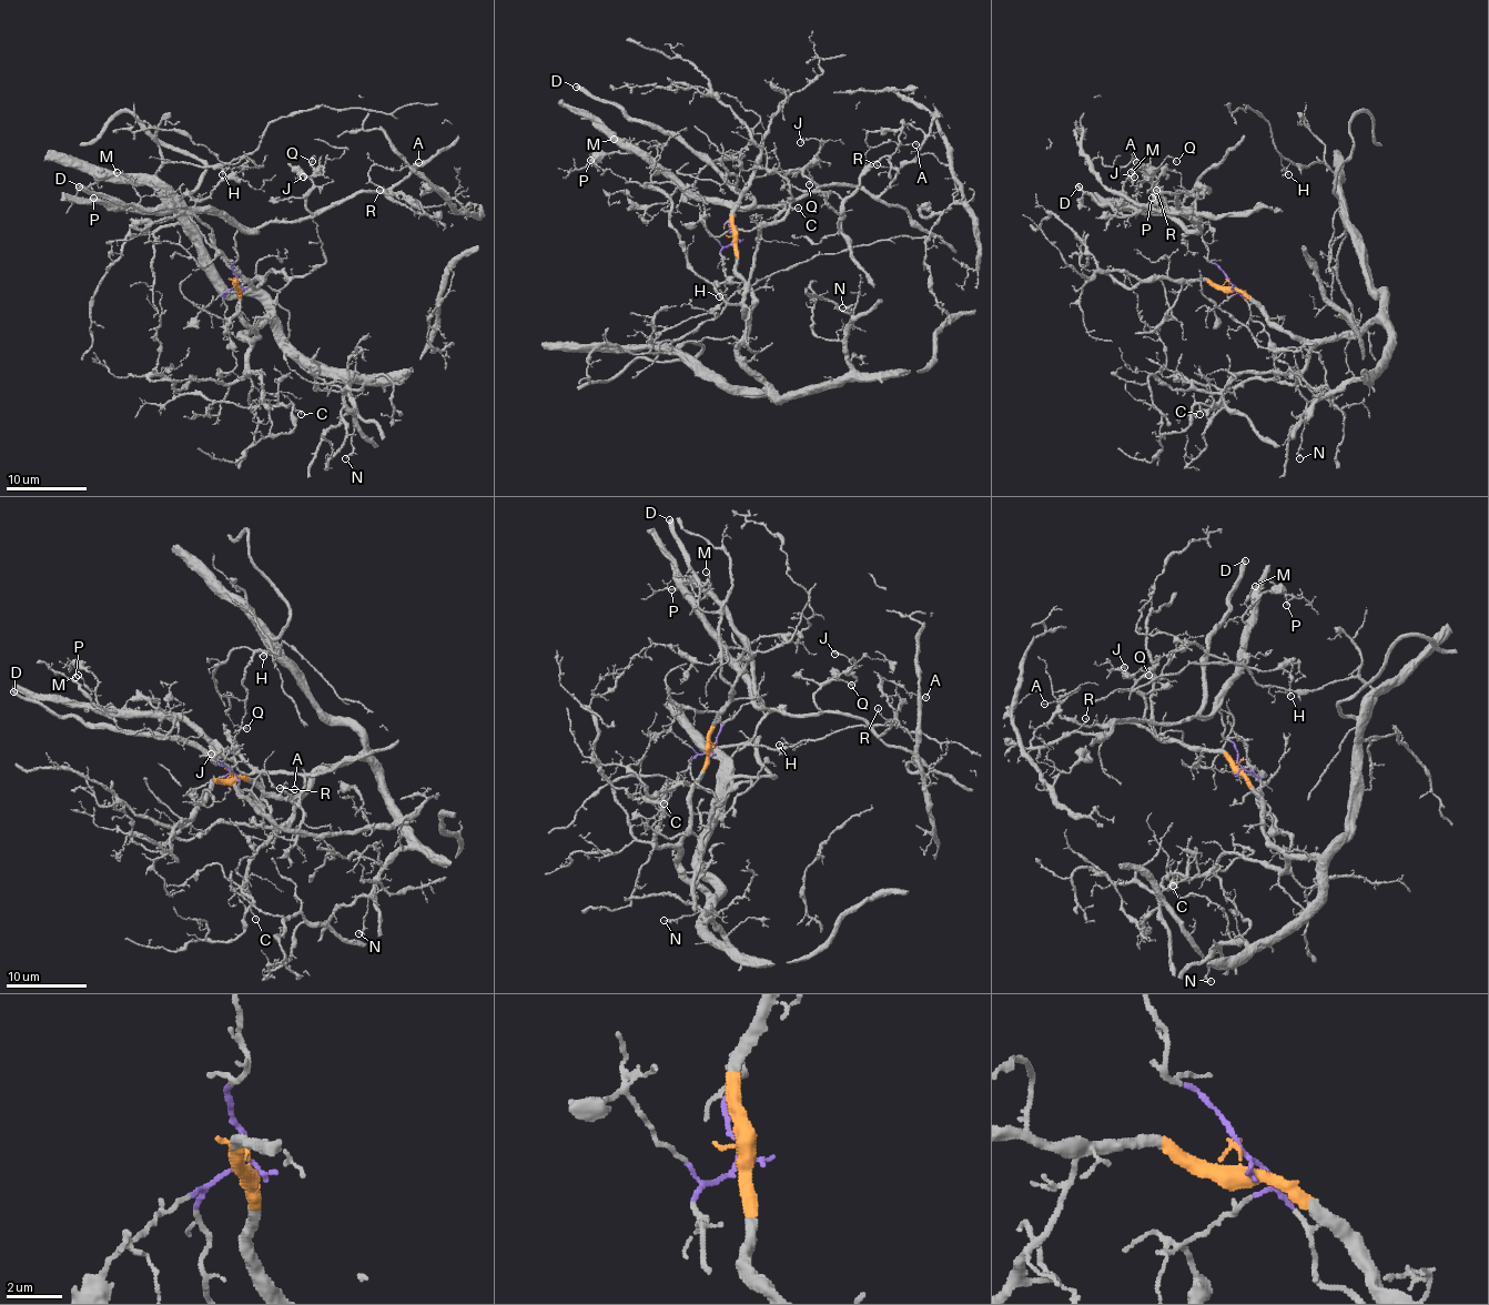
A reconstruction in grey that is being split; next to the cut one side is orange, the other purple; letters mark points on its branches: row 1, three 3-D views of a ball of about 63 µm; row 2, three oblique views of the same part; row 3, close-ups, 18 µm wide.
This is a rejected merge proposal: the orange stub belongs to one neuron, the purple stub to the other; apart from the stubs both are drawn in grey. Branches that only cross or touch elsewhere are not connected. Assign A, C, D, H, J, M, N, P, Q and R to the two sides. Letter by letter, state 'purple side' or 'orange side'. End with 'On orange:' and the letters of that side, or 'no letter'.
A: purple side
C: orange side
D: purple side
H: orange side
J: purple side
M: purple side
N: orange side
P: purple side
Q: purple side
R: purple side
On orange: C, H, N

